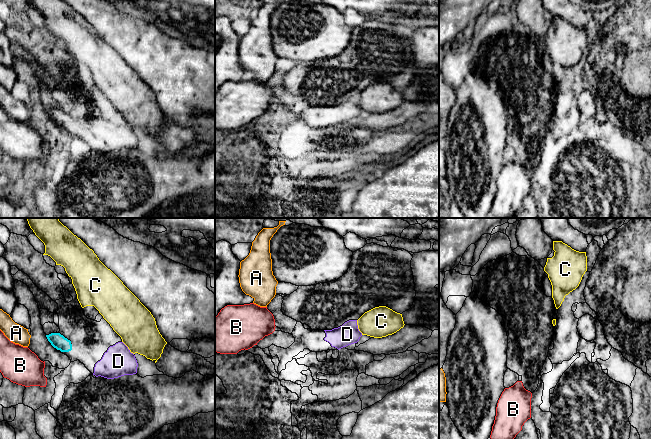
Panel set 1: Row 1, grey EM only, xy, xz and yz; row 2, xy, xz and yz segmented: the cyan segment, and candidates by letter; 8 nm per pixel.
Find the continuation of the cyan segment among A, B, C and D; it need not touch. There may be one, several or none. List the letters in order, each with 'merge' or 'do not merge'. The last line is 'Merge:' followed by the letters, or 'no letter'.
A: do not merge
B: do not merge
C: do not merge
D: merge
Merge: D

